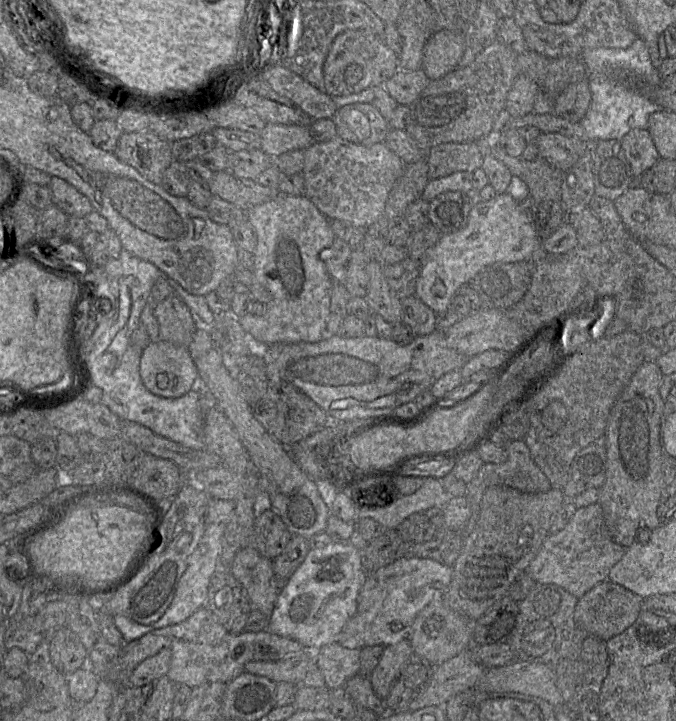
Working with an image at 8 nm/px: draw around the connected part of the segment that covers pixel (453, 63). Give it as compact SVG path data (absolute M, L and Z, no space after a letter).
M441 30L424 47L422 70L431 81L439 80L457 68L464 50L465 35Z

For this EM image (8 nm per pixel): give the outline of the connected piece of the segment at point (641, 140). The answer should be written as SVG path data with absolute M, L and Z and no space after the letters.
M647 129L630 130L620 143L635 177L639 177L660 159Z

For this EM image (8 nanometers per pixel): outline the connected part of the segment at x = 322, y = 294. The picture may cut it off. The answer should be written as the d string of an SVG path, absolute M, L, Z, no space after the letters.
M281 192L275 198L273 198L273 199L267 201L267 202L264 202L262 204L256 205L256 206L250 208L248 211L246 211L246 219L253 226L254 231L256 233L256 238L257 238L256 239L256 248L253 252L254 278L253 278L252 285L249 287L249 291L251 293L251 301L257 301L257 302L263 303L264 306L265 306L264 314L261 315L261 316L252 315L250 313L246 312L242 317L238 318L239 323L241 324L244 331L247 333L247 335L250 338L250 340L252 341L252 343L255 346L270 346L270 345L273 345L273 344L286 344L286 343L297 343L297 342L314 343L314 342L318 342L318 341L322 340L325 336L333 336L333 335L326 335L326 331L325 331L326 320L327 320L327 318L328 318L330 312L331 312L330 311L330 292L331 292L331 288L332 288L332 285L333 285L333 279L331 278L331 276L328 273L326 264L324 263L324 261L322 261L319 258L320 252L324 249L329 248L332 245L332 243L333 243L333 241L336 237L331 226L330 226L330 222L329 222L330 219L327 218L322 212L320 212L317 209L317 207L314 205L314 203L310 199L308 199L305 195L294 196L294 195L289 195L289 194L285 194L285 193L281 193Z

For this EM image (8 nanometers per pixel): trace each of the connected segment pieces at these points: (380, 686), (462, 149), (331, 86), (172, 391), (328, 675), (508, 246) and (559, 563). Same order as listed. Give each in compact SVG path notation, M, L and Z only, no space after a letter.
M409 639L384 647L383 654L369 677L372 688L380 699L387 698L401 666L413 652Z
M476 142L443 143L427 151L428 179L448 176L454 172L473 172L481 168L483 156Z
M348 30L333 41L323 66L324 90L331 97L348 96L383 85L399 70L399 57L371 30Z
M162 340L151 342L142 351L139 373L146 389L163 398L182 397L198 384L198 370L188 348Z
M334 642L315 651L314 661L324 676L325 687L336 689L359 673L360 649L349 649Z
M497 193L496 196L488 201L480 201L476 205L472 206L467 224L464 228L448 234L441 234L437 243L428 250L426 253L423 261L421 262L421 270L419 277L416 282L416 290L415 296L419 298L425 305L431 308L436 314L445 312L450 305L451 298L456 292L456 290L464 283L467 283L477 272L479 272L483 267L494 264L494 263L515 263L521 261L533 261L533 263L541 263L542 261L547 261L549 256L557 256L559 254L549 254L547 253L543 247L540 239L537 236L534 221L532 219L532 214L529 209L529 198L526 203L519 202L515 200L510 194L508 193Z
M594 503L577 508L562 530L549 534L525 572L536 583L560 586L579 599L595 585L608 580L610 569L623 557L625 549L612 540L602 509Z

